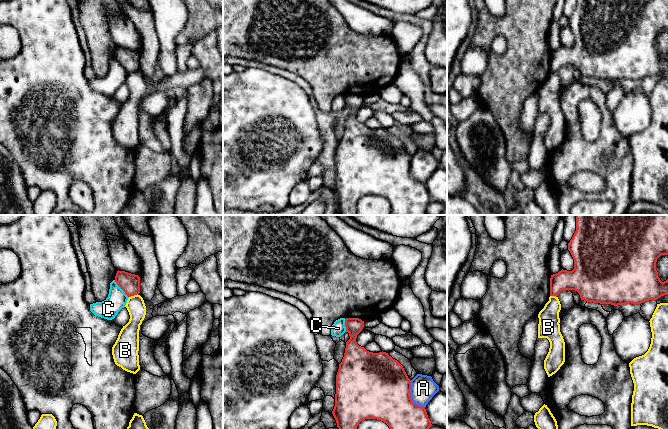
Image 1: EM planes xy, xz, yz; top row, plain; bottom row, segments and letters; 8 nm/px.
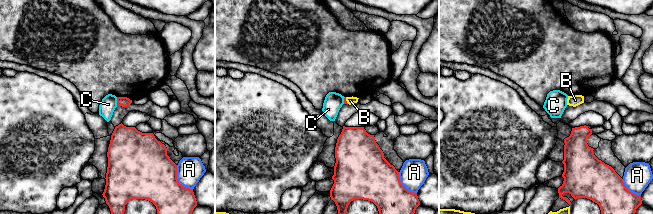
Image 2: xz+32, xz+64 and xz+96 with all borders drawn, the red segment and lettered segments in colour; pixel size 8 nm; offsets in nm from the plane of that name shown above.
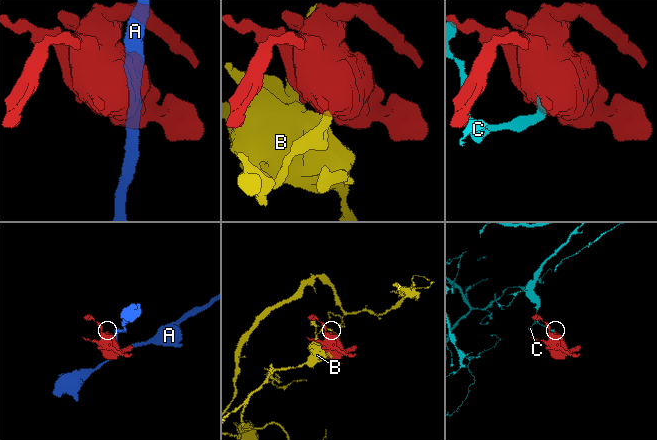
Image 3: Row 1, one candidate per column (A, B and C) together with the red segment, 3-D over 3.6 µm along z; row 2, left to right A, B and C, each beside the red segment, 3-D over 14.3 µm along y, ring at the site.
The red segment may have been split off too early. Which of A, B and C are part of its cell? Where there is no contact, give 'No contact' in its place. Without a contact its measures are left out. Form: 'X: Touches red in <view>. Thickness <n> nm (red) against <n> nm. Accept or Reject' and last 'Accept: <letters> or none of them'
A: Touches red in xz. Thickness 480 nm (red) against 200 nm. Reject
B: Touches red in xy. Thickness 160 nm (red) against 150 nm. Reject
C: Touches red in xy. Thickness 160 nm (red) against 160 nm. Reject
Accept: none of them

